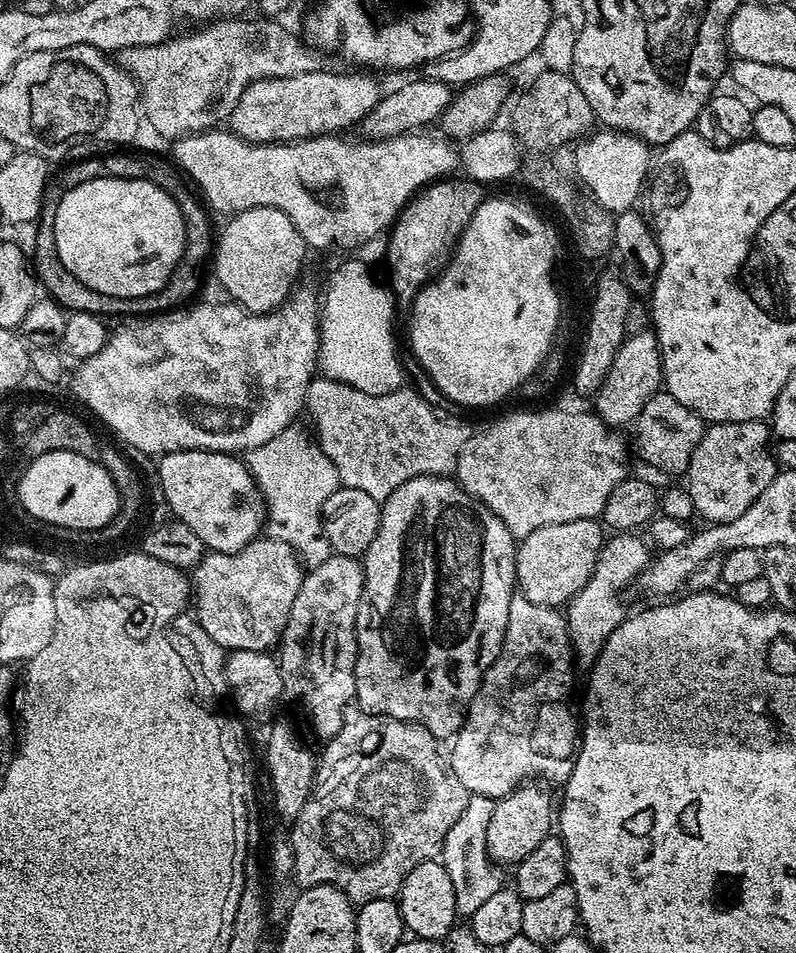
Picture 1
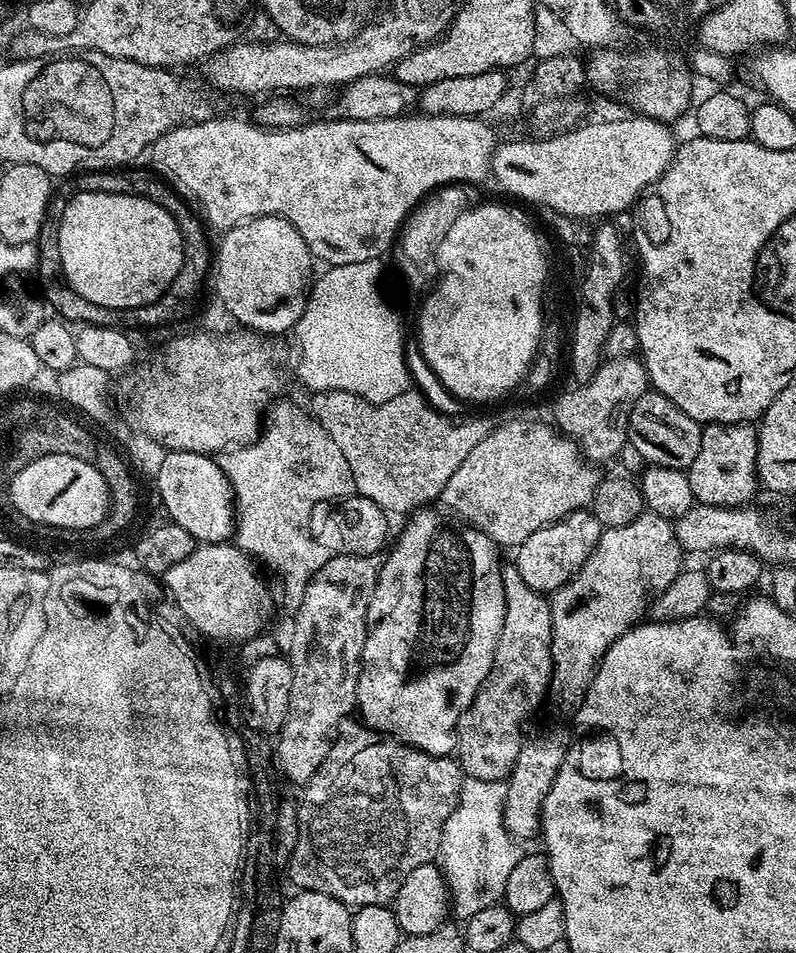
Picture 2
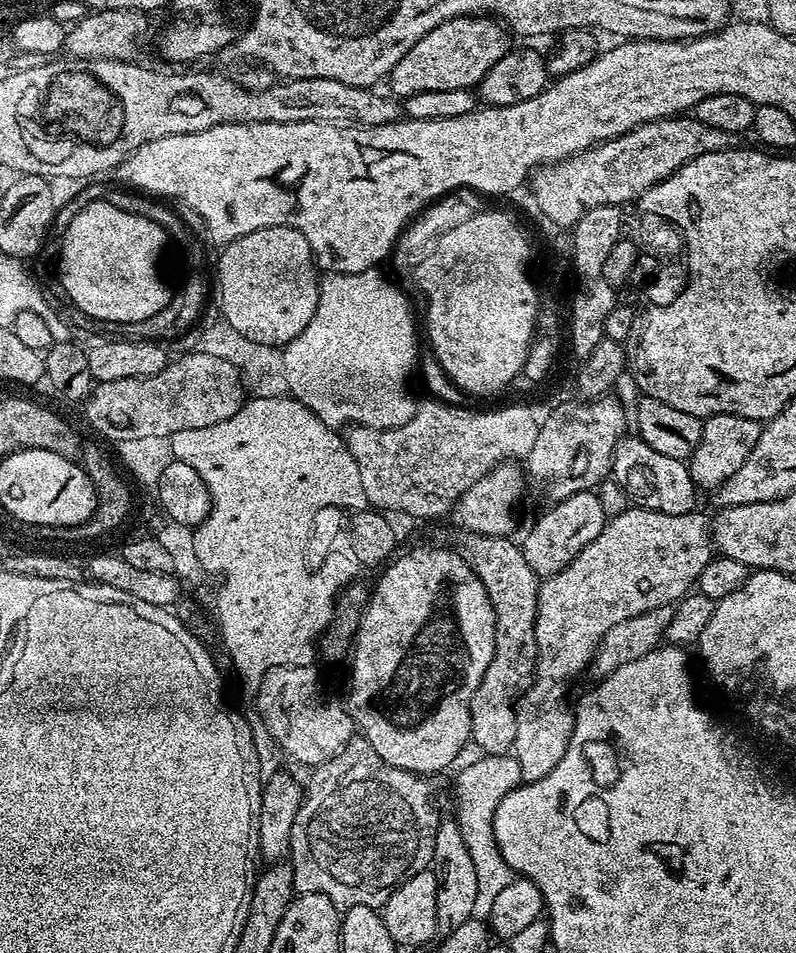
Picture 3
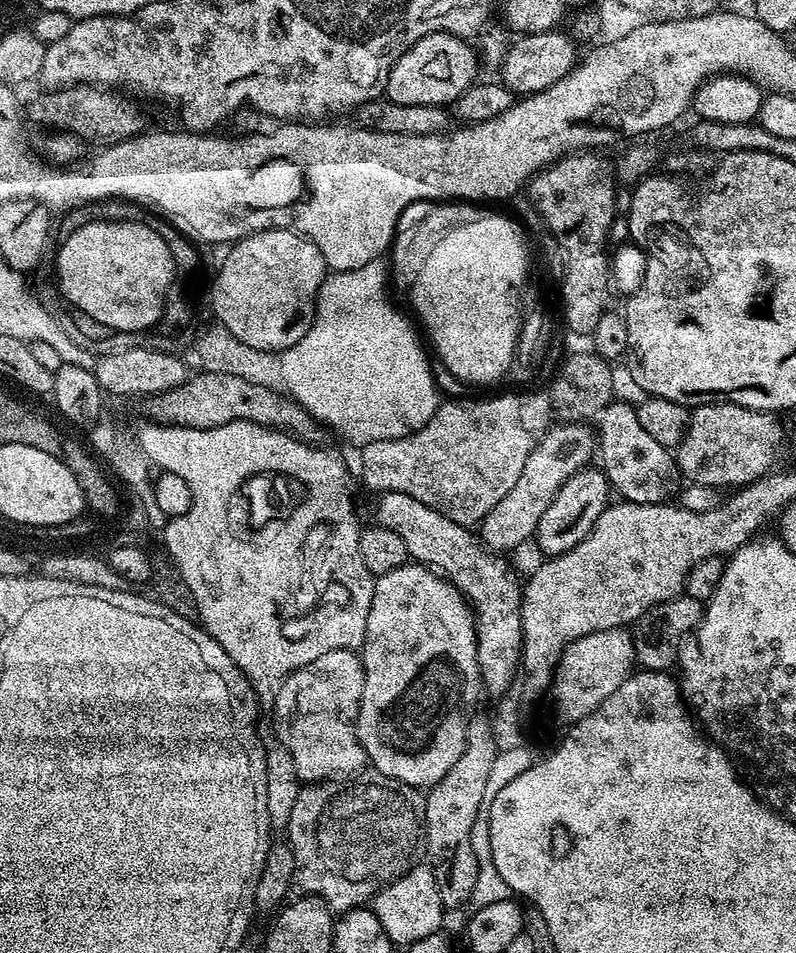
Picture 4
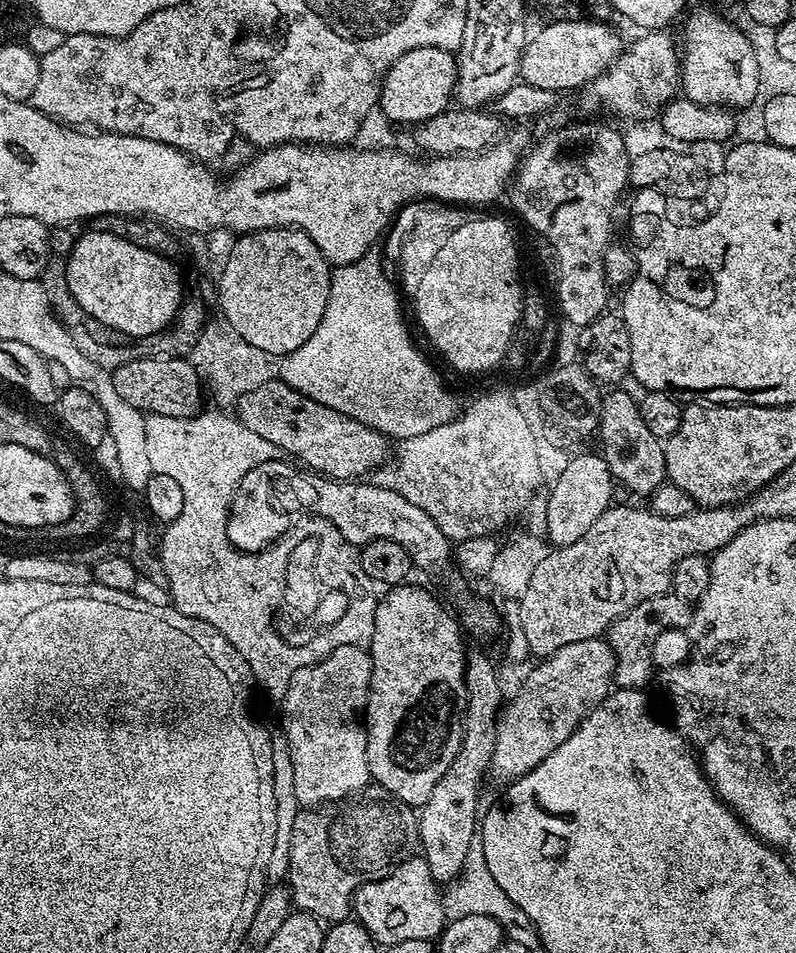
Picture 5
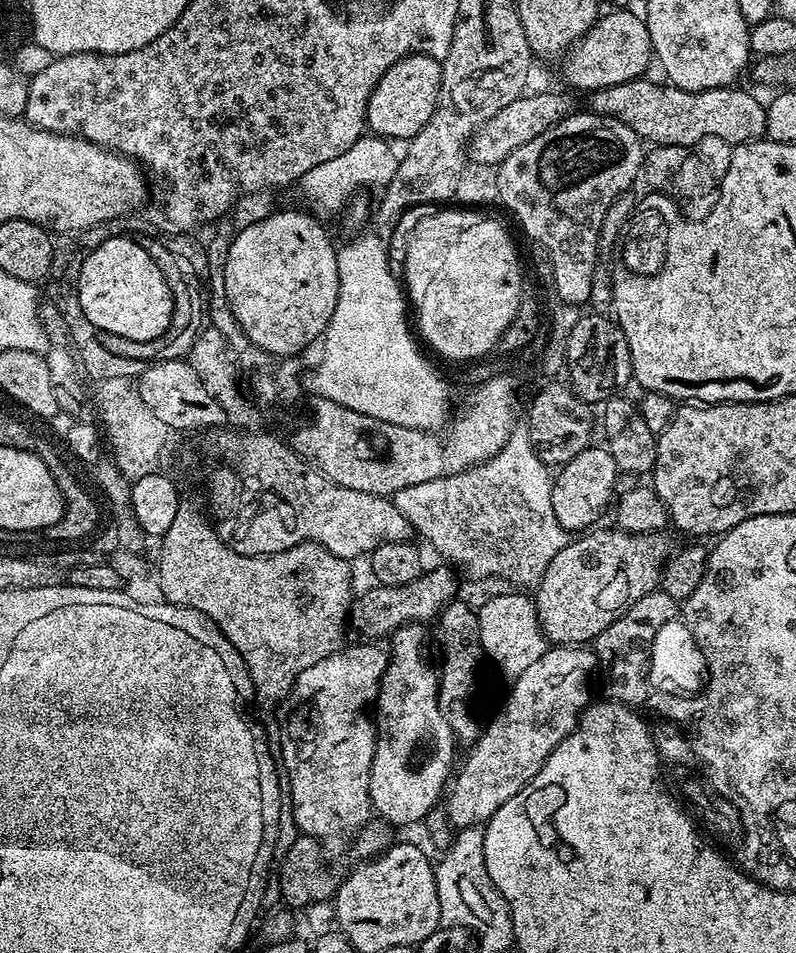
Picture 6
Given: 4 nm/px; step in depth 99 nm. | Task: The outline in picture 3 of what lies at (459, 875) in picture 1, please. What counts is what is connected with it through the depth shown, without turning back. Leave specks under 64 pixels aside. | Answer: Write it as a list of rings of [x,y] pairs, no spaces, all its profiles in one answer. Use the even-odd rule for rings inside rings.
[[[487,754],[479,757],[481,760],[472,760],[456,776],[456,794],[459,799],[456,802],[456,813],[454,819],[460,827],[462,842],[466,844],[466,850],[470,852],[470,859],[474,862],[474,871],[478,874],[478,898],[474,902],[474,913],[486,914],[494,906],[494,898],[506,890],[506,886],[514,878],[514,873],[502,858],[498,850],[498,842],[494,838],[494,814],[498,810],[498,802],[510,794],[510,790],[520,787],[520,767],[515,755],[505,754],[502,756],[489,756]]]

